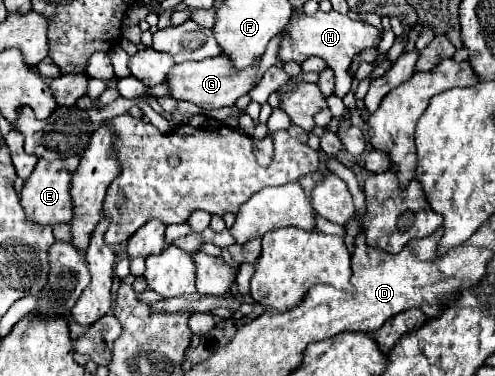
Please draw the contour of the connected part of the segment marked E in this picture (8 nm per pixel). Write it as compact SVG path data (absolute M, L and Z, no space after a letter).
M39 160L19 196L27 216L37 224L57 224L57 222L69 222L73 218L71 172L65 168L63 160L53 160L53 162Z

